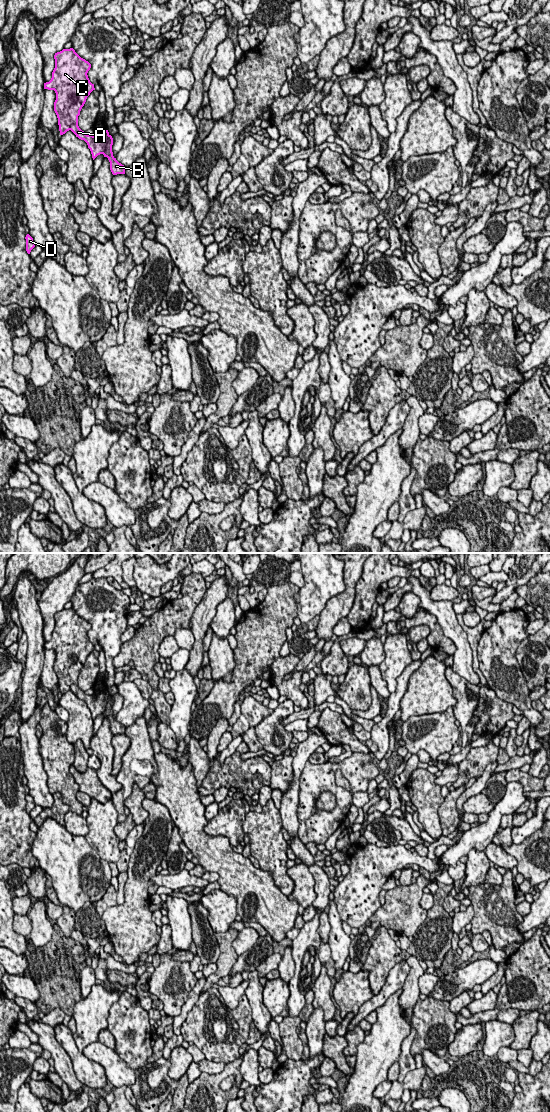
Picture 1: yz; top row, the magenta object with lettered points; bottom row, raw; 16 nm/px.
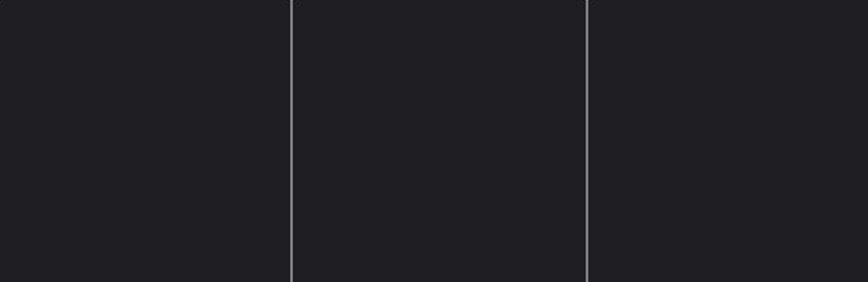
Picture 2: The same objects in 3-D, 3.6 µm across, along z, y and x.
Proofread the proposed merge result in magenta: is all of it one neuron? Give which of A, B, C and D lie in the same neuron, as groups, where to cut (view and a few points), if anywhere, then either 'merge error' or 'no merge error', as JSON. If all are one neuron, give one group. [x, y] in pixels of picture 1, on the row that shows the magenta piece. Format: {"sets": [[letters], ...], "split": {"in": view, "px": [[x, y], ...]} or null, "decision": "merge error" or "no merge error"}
{"sets": [["A", "C", "D"], ["B"]], "split": {"in": "yz", "px": [[109, 135], [105, 150], [102, 153]]}, "decision": "merge error"}

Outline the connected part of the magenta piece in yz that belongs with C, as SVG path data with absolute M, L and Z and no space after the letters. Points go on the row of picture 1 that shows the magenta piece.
M73 48L55 53L54 59L52 78L44 83L44 89L54 90L56 93L54 111L58 118L60 135L71 130L76 137L87 143L94 160L105 151L109 132L105 130L95 137L87 135L78 126L80 111L87 97L95 90L87 75L91 64Z

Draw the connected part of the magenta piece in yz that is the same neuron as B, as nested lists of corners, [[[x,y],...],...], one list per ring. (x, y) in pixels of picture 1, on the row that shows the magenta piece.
[[[109,135],[103,155],[104,157],[107,157],[110,162],[110,170],[113,175],[125,174],[126,167],[122,165],[121,163],[119,163],[116,160],[116,158],[113,156],[112,145],[113,145],[113,138],[111,135]]]

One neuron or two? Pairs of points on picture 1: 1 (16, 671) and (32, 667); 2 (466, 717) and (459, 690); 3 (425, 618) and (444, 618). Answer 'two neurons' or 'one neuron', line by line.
1: two neurons
2: one neuron
3: two neurons

